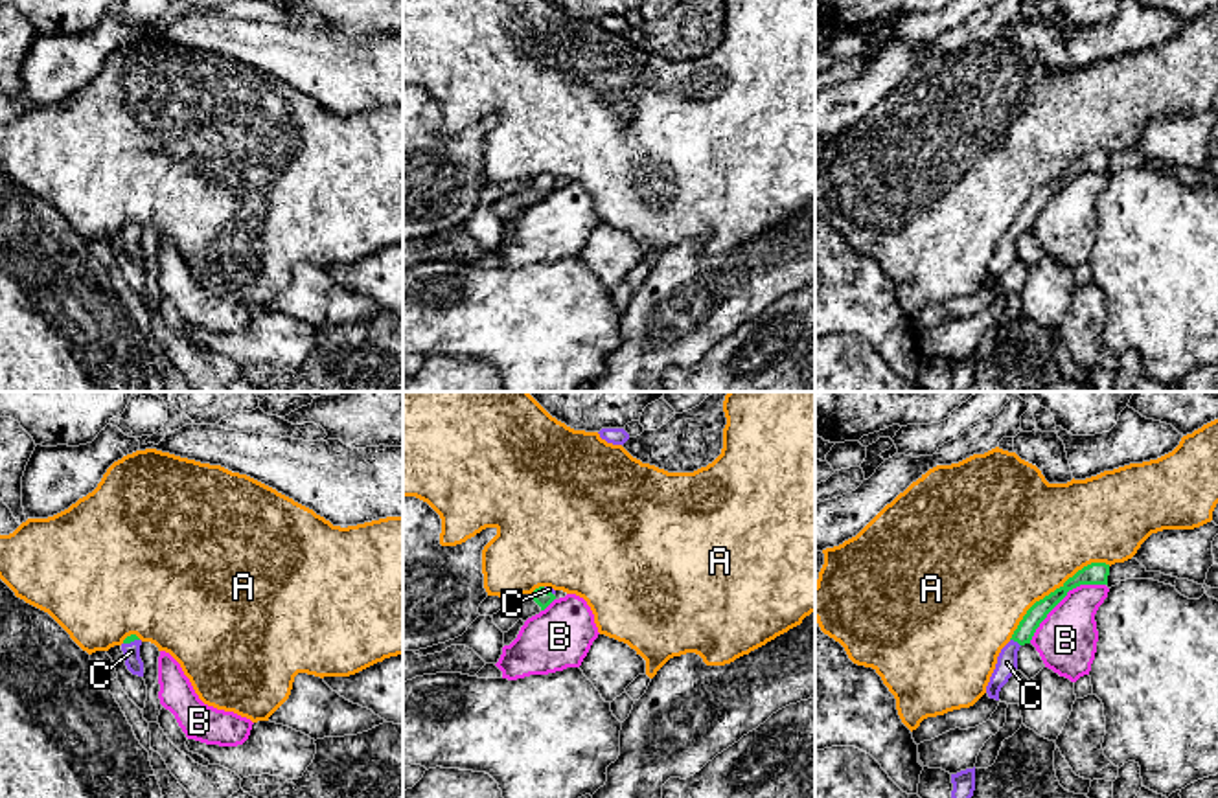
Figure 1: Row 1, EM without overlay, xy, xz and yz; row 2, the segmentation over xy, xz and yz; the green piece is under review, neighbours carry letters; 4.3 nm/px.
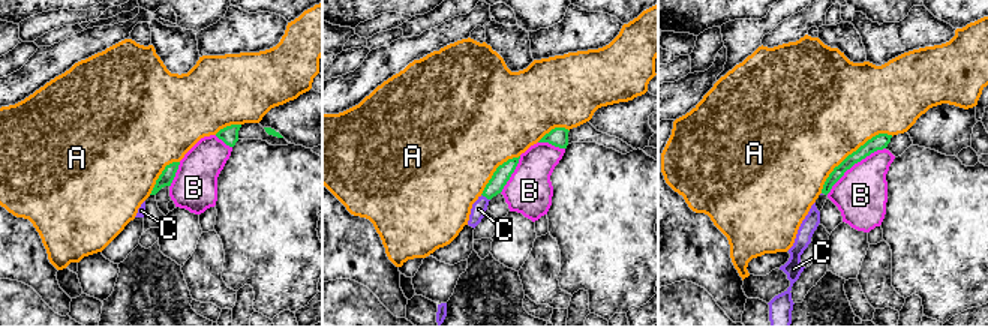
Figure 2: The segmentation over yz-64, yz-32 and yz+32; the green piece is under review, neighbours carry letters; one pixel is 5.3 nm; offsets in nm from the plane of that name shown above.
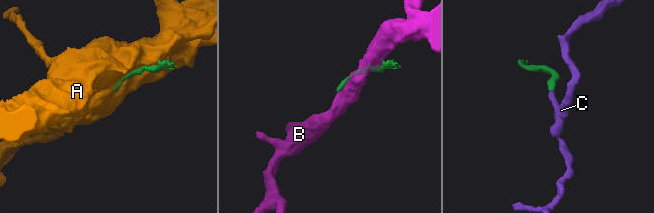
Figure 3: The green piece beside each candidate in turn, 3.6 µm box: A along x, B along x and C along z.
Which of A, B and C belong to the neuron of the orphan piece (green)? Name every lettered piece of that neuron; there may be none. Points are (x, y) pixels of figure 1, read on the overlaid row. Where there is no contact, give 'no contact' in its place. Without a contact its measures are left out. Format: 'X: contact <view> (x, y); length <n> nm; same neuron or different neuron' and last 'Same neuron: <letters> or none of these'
A: contact yz (1057, 589); length 550 nm; different neuron
B: contact yz (1062, 598); length 420 nm; different neuron
C: contact yz (1016, 640); length 60 nm; same neuron
Same neuron: C

